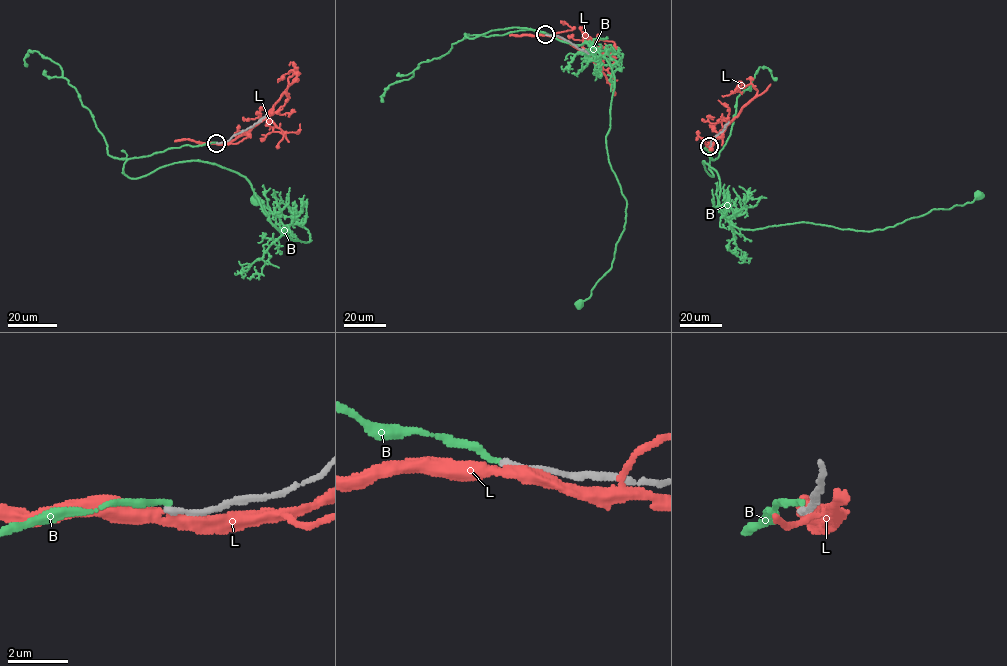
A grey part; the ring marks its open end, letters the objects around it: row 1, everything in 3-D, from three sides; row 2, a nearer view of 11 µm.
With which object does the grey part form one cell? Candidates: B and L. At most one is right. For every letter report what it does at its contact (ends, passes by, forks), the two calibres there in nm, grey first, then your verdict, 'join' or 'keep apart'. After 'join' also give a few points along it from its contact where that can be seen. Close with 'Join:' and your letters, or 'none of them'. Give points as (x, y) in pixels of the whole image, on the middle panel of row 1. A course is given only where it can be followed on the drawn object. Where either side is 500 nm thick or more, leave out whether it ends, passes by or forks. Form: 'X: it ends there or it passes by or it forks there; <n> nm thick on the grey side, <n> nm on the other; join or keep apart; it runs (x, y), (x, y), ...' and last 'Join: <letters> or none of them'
B: it ends there; 200 nm thick on the grey side, 190 nm on the other; keep apart
L: it passes by; 220 nm thick on the grey side, 400 nm on the other; keep apart
Join: none of them

